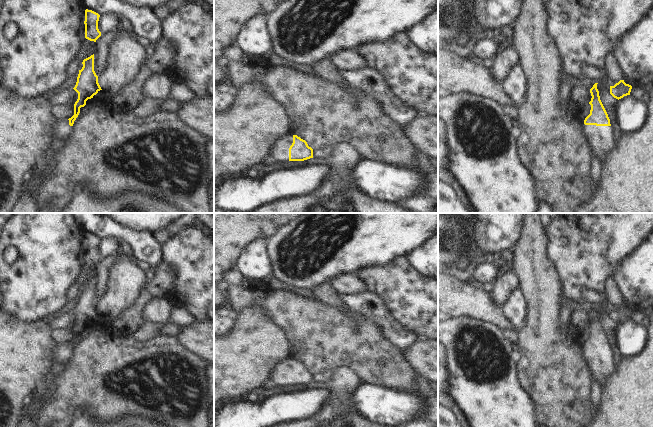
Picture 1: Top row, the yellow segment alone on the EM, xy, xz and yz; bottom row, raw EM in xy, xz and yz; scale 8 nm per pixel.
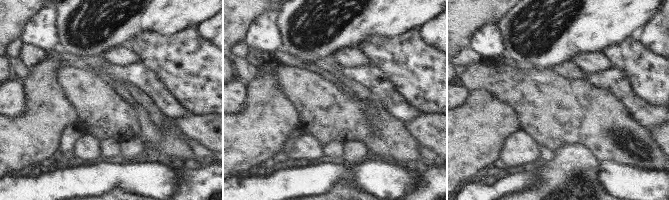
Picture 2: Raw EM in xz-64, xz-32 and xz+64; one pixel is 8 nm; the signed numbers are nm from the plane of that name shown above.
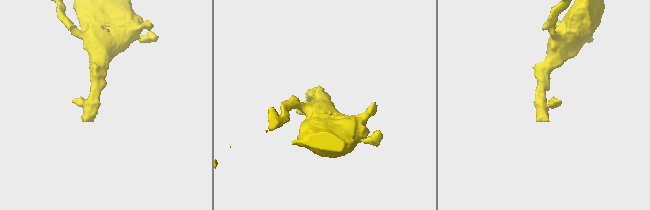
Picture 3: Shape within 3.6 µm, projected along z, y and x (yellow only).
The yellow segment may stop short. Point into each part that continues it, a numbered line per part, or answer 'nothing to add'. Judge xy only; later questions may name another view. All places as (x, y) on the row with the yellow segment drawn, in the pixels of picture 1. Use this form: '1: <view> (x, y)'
1: xy (63, 130)

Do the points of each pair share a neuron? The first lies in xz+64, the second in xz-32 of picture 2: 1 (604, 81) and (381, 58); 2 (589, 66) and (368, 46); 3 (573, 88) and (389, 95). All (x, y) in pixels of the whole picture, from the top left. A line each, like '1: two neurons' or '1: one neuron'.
1: two neurons
2: two neurons
3: two neurons

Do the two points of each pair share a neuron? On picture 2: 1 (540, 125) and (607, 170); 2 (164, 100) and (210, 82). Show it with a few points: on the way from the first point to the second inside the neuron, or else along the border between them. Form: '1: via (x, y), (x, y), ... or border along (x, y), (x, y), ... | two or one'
1: border along (599, 159), (622, 164) | two
2: border along (158, 79), (189, 113) | two

